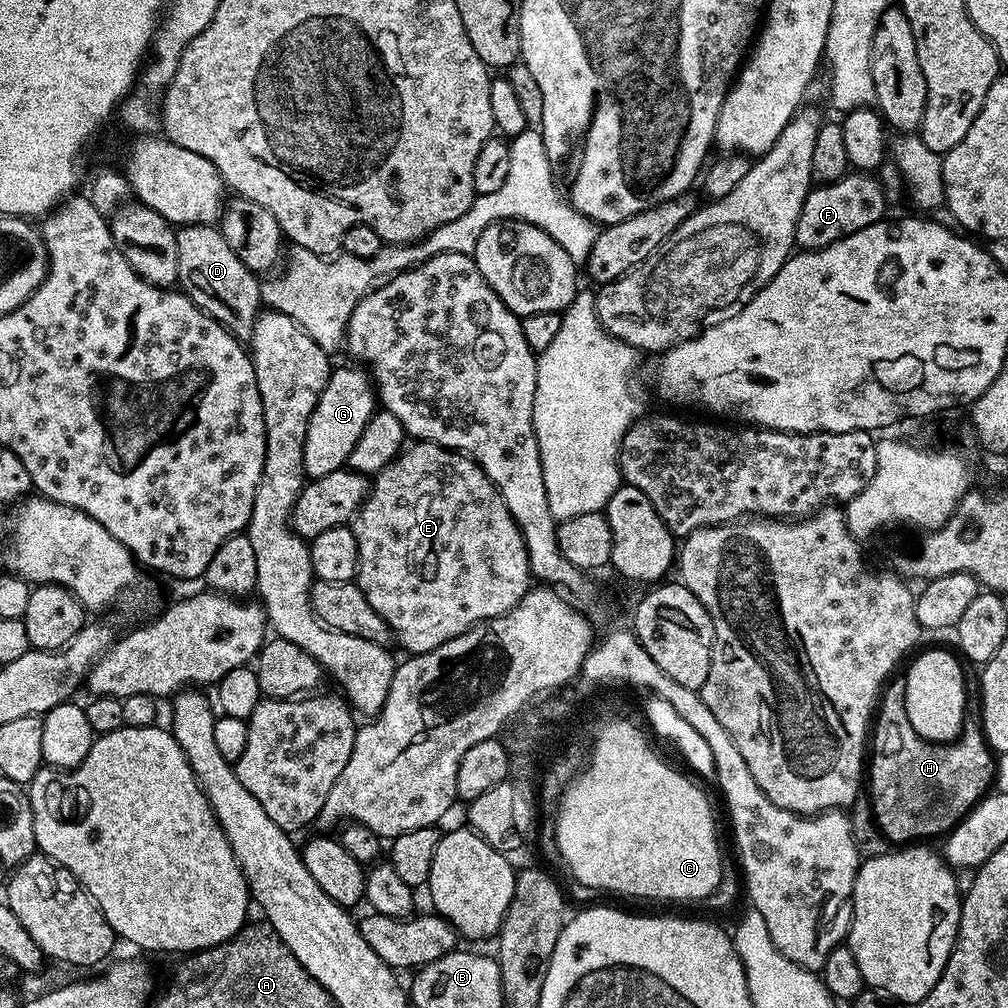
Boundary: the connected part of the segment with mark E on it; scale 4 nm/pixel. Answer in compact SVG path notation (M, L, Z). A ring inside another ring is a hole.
M429 440L412 442L412 445L409 443L399 455L396 455L388 465L375 474L368 490L368 498L354 517L354 531L360 559L360 567L356 569L355 583L360 585L366 602L370 602L370 606L374 606L374 610L378 610L382 619L391 626L395 643L397 645L400 643L408 654L429 652L458 638L483 620L504 616L511 608L518 606L518 602L522 602L522 598L528 593L534 580L520 527L510 514L494 482L490 482L488 475L469 456L465 456L462 452L454 452L451 448L443 448L440 444L432 444Z

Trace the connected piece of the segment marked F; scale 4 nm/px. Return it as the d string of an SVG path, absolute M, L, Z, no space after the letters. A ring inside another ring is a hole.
M859 170L849 171L833 184L821 184L808 193L802 202L802 214L798 214L795 247L805 252L816 252L830 246L866 226L885 219L884 207L890 201L884 196L884 188L875 175Z

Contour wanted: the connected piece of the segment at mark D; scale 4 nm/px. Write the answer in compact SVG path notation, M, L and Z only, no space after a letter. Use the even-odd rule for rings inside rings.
M189 224L177 231L176 238L178 246L178 284L184 295L189 296L203 312L207 312L212 319L218 321L237 340L247 341L254 330L254 322L262 311L261 281L258 279L257 273L251 272L242 262L242 258L238 258L238 254L234 254L234 250L230 250L230 246L227 245L219 227L210 224Z

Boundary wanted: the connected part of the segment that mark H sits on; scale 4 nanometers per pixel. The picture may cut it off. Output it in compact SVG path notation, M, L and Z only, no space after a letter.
M903 679L887 681L870 736L870 772L872 768L872 812L885 838L896 843L893 845L924 842L927 836L943 837L993 787L996 765L984 736L979 695L969 695L966 708L964 729L959 736L951 743L931 743L923 740L910 726L910 718L906 718Z

